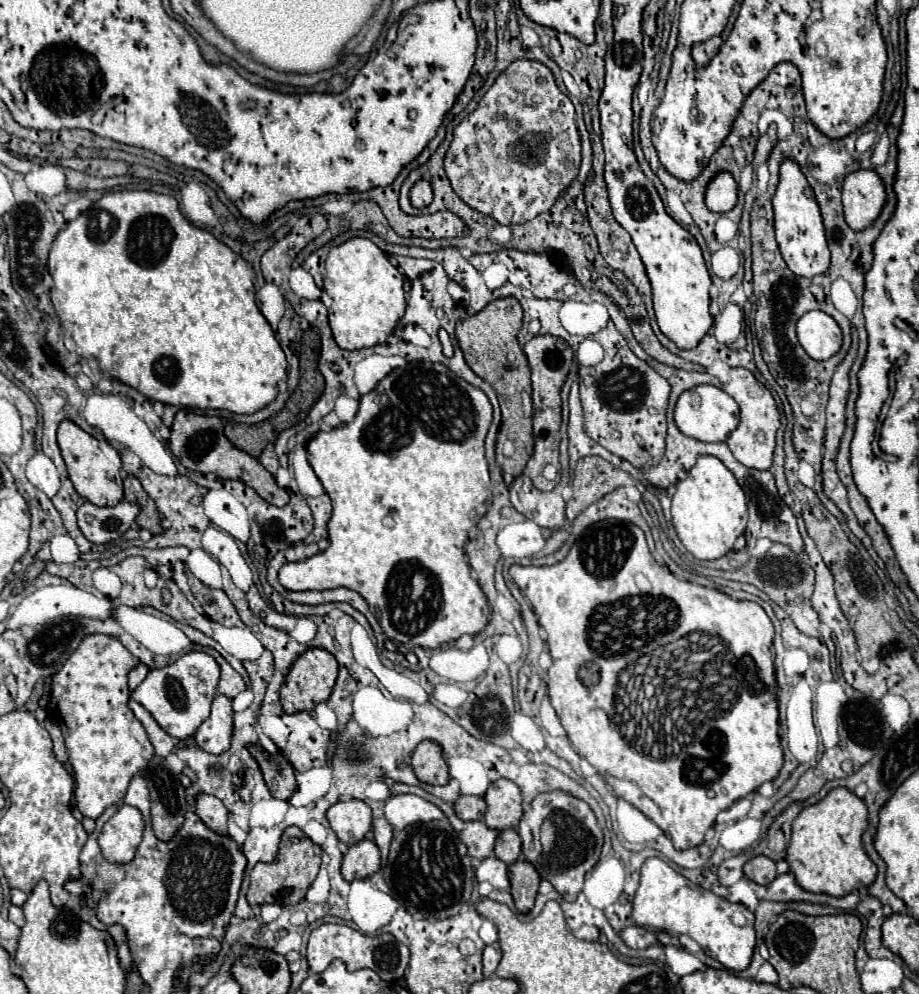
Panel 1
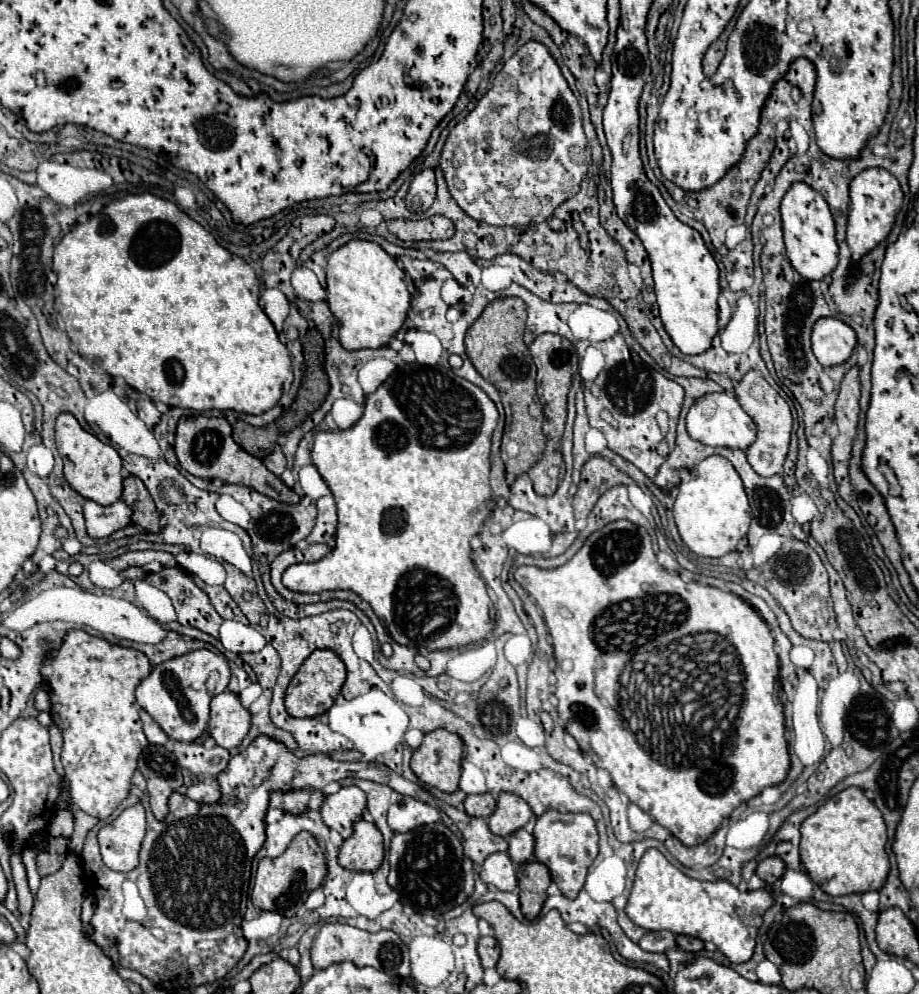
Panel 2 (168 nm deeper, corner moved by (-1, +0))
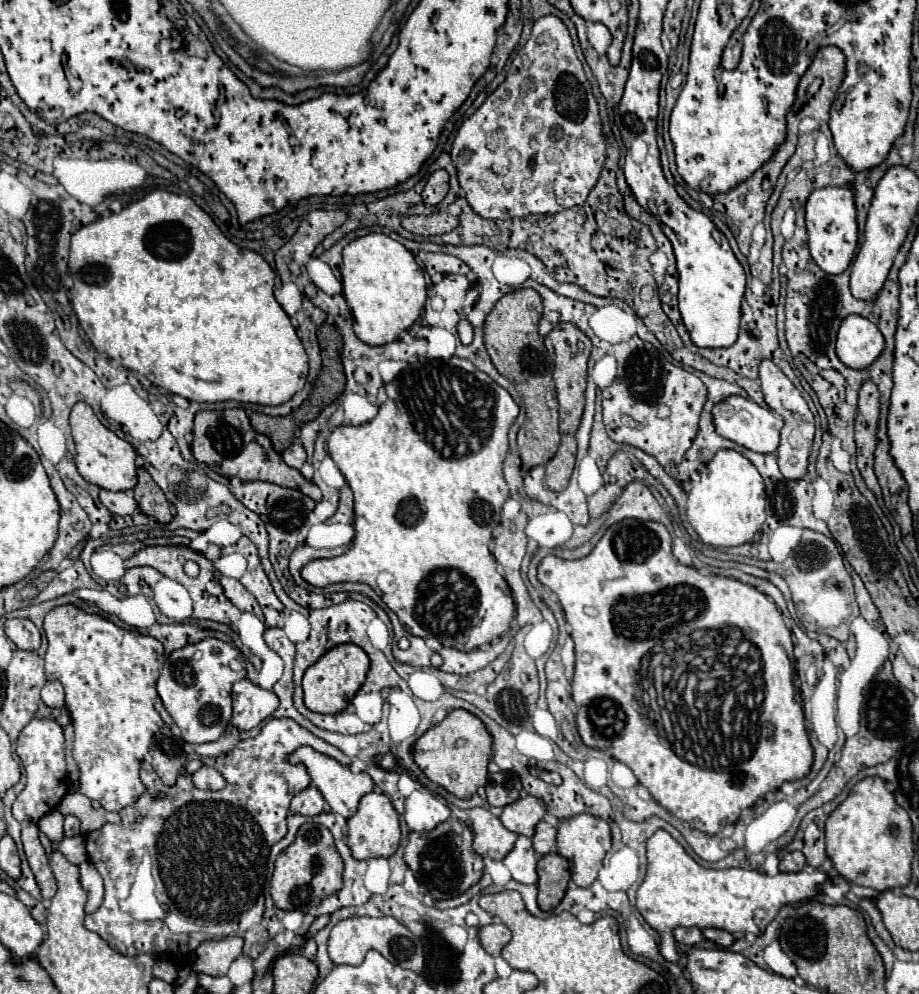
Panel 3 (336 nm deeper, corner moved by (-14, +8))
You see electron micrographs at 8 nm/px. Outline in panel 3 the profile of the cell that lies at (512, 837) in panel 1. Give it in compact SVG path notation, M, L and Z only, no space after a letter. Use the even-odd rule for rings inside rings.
M539 822L533 834L533 848L537 854L549 854L555 848L555 836L557 836L557 828L547 824L547 822Z

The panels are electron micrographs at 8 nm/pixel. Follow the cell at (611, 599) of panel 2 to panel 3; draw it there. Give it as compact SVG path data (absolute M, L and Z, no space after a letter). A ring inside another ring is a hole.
M621 520L613 524L603 538L597 542L593 552L581 560L561 560L557 556L545 556L539 564L539 582L551 588L563 606L565 618L571 624L571 638L575 640L575 676L571 682L573 700L577 704L577 730L585 746L597 748L613 756L615 760L627 764L639 784L643 784L651 796L675 814L679 820L691 824L707 834L719 834L727 824L733 824L743 810L751 808L759 798L767 792L779 790L783 782L799 780L811 772L813 764L813 748L809 744L809 734L805 730L805 716L803 706L795 702L795 688L793 688L793 636L785 626L777 606L757 588L743 584L735 578L723 578L715 574L701 574L693 566L681 564L671 552L671 536L667 528L659 522L641 522L641 520ZM733 664L733 666L731 666ZM731 668L731 670L729 670ZM711 676L711 678L703 678ZM701 680L713 680L713 688L699 692ZM639 682L641 682L641 700L643 708L639 708Z

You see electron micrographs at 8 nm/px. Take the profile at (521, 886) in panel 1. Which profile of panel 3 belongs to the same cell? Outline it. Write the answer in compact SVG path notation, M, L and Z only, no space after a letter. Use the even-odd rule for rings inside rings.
M551 852L539 860L537 872L539 872L539 882L537 882L539 908L545 912L551 912L565 896L567 882L571 878L569 862L563 856Z

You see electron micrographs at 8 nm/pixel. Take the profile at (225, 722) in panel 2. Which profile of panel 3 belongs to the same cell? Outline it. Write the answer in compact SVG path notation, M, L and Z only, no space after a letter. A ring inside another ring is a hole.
M243 678L233 684L233 716L231 722L239 730L251 730L279 708L273 690L265 690Z

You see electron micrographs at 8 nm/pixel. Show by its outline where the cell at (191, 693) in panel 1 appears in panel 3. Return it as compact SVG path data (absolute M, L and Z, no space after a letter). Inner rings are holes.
M207 638L207 640L201 640L199 644L189 644L187 648L179 648L167 656L161 676L157 680L157 692L163 700L163 706L171 714L173 722L181 728L181 736L185 742L189 742L189 744L215 742L225 732L225 728L231 720L231 686L237 680L245 678L245 672L233 672L229 668L229 662L233 658L239 658L239 650L217 638Z

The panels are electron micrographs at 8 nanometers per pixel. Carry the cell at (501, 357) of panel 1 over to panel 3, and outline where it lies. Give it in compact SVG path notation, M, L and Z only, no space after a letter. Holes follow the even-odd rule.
M519 288L505 294L485 320L485 348L491 356L491 362L501 376L513 382L515 390L525 402L527 420L517 433L517 446L521 460L527 468L549 462L559 448L553 358L547 354L543 338L537 332L541 314L543 314L541 296L535 290Z

